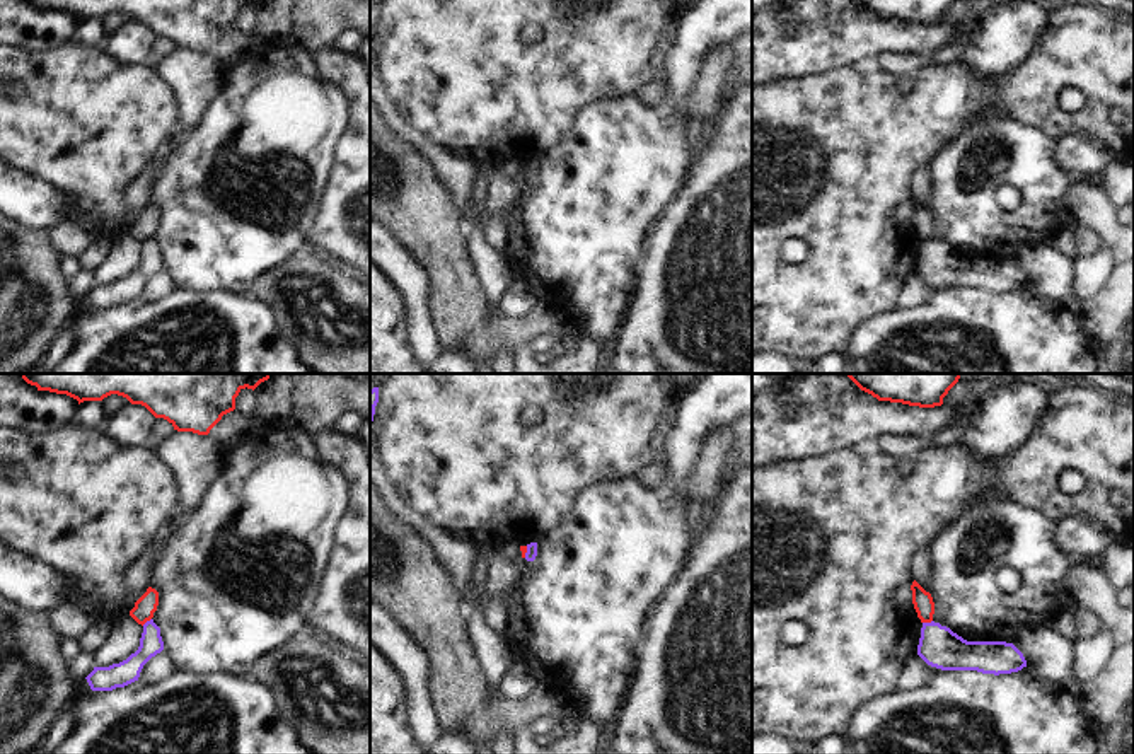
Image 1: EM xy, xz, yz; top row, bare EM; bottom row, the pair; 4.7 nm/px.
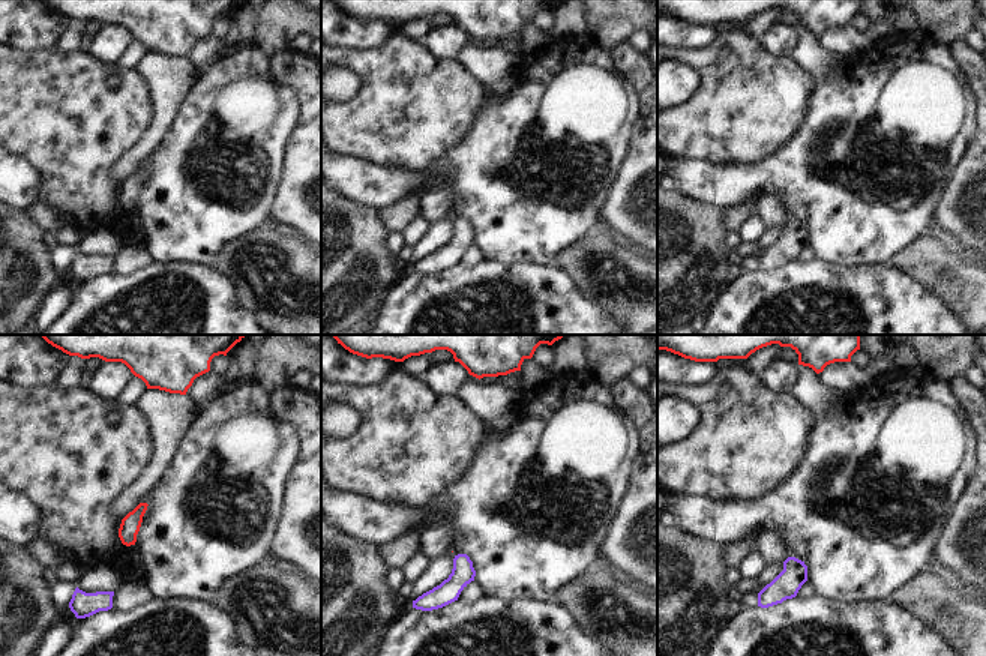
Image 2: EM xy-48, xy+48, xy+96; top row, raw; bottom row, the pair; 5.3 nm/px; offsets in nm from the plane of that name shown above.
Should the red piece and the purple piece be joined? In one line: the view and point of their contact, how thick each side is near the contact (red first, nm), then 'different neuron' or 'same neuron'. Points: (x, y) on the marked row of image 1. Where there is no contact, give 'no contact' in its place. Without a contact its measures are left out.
yz (926, 621) | 100/190 nm | different neuron

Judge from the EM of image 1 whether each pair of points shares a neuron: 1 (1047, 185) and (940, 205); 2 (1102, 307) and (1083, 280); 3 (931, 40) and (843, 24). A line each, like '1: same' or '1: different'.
1: same
2: different
3: same

